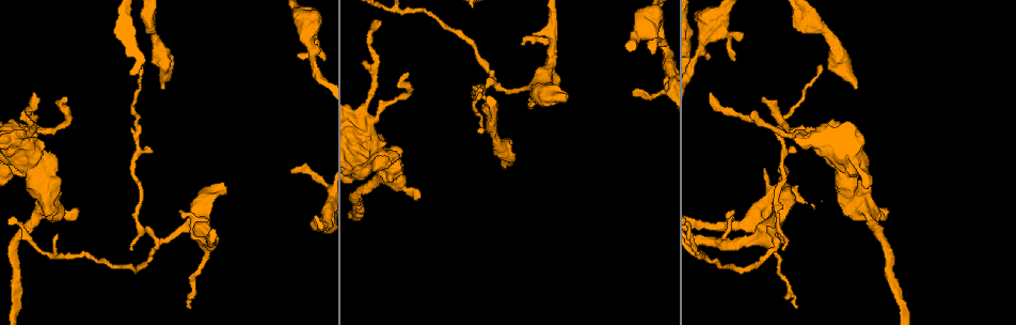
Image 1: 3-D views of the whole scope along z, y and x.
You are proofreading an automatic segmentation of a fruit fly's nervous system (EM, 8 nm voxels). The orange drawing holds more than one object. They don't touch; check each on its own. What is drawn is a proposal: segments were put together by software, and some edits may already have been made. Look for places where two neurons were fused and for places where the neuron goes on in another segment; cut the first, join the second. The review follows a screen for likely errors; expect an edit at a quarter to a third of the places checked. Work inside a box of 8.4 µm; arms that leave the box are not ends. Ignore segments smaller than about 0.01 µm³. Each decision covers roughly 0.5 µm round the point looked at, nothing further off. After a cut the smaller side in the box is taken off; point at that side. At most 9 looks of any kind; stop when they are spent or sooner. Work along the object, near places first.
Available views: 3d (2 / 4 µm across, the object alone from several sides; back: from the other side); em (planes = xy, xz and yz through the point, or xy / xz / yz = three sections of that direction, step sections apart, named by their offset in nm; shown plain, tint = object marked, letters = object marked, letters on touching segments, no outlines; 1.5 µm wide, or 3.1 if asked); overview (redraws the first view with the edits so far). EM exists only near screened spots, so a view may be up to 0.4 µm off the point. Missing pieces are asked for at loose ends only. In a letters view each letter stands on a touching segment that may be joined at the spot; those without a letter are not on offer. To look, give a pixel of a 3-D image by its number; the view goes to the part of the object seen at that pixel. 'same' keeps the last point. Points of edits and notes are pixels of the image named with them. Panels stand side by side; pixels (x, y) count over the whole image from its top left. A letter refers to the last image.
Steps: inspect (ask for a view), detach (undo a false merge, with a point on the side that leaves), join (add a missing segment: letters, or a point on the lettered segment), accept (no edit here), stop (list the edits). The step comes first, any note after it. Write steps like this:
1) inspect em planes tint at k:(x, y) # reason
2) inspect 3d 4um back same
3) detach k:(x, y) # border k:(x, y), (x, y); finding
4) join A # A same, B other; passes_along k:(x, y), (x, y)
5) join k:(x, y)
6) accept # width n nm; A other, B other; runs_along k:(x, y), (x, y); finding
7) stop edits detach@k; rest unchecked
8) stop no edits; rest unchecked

inspect em planes letters at 1:(564, 96) # stops while still wide

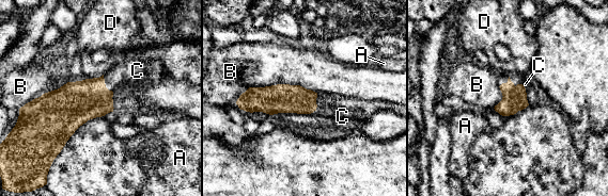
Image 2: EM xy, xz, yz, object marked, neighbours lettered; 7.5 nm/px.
join C # longest_contact B 650 nm; A other, B other, C same, D other; passes_along 2:(284, 98), (316, 107), (342, 116); it goes on there

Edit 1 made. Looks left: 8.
inspect em yz step 4 tint at 1:(742, 38) # branch stops here

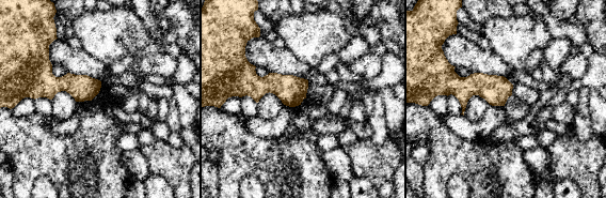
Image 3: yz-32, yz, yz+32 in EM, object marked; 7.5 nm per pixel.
inspect em xy step 8 letters same # cut it another way

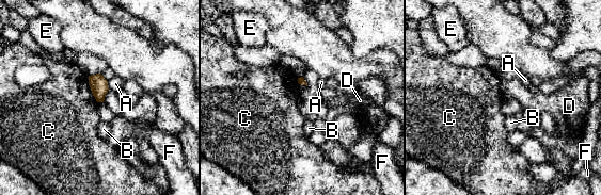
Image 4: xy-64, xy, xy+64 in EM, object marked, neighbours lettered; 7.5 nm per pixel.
accept # A other, B other, C other, D other, E other, F other; border 4:(88, 76), (91, 93), (97, 101); no lettered segment goes on from it

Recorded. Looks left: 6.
inspect 3d 2um at 1:(295, 173) # free end

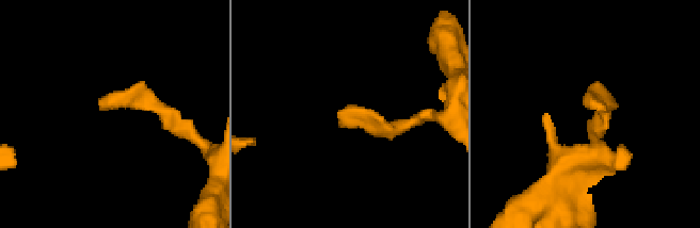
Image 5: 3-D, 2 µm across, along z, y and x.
inspect em planes tint at 5:(603, 109)

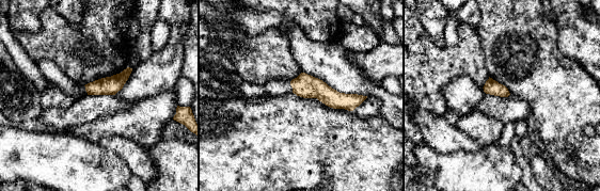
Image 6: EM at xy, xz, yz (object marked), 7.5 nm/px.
inspect em planes letters same # see the neighbours

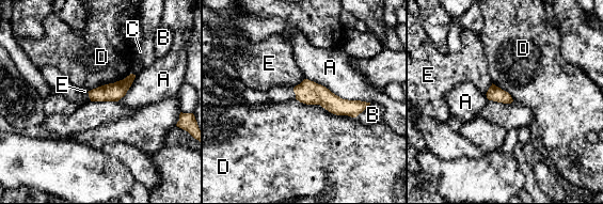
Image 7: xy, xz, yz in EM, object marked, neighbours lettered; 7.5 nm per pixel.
accept # A other, B other, C other, D other, E other; runs_along 7:(297, 89), (337, 106), (364, 105); no lettered segment goes on from it

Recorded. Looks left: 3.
inspect em xz step 4 letters at 1:(34, 94) # an open end

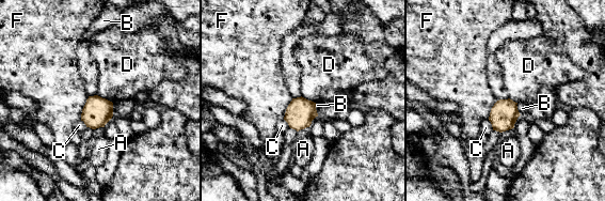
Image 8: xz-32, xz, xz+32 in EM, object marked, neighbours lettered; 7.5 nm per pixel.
accept # longest_contact F 190 nm; A other, B other, C other, D other, F other; border 8:(488, 119), (493, 129); no lettered segment goes on from it

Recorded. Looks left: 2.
stop edits join@2; rest unchecked

